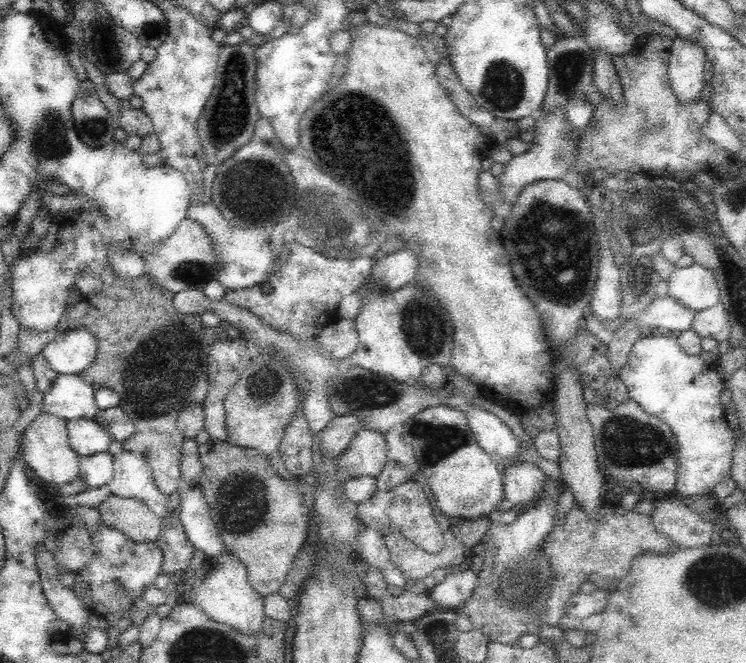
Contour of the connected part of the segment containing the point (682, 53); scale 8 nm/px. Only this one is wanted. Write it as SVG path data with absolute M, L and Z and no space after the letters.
M678 36L672 40L668 79L672 91L684 103L700 99L700 92L705 85L705 54L706 51L692 40L682 40Z

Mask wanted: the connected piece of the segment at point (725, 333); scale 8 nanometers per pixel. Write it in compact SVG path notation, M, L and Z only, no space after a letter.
M721 302L714 304L712 308L695 312L691 328L702 338L710 336L718 343L730 339L730 323L728 323L728 315Z

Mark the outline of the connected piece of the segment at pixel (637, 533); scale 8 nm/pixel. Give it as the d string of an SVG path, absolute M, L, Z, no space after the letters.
M607 498L590 518L577 503L561 519L555 518L553 529L544 537L539 550L548 557L554 582L550 598L540 614L542 624L563 626L568 614L568 601L580 592L584 582L593 582L597 588L616 590L621 577L630 570L631 562L644 552L664 554L676 552L678 546L665 534L656 530L651 516L632 511L625 503L614 505Z

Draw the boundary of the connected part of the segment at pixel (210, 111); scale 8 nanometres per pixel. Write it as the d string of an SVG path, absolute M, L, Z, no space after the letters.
M234 40L223 44L215 72L215 87L206 102L197 122L197 132L208 165L220 166L253 141L256 121L260 118L254 94L256 74L256 45L242 42L238 46Z

